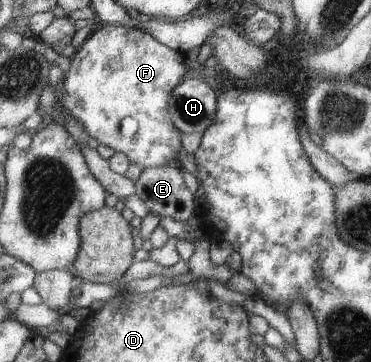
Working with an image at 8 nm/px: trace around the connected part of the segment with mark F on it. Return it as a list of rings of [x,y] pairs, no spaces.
[[[98,24],[71,59],[71,67],[57,91],[54,111],[44,116],[43,120],[62,120],[62,114],[69,112],[83,123],[89,137],[114,152],[124,153],[130,163],[141,169],[163,164],[179,166],[176,155],[182,149],[181,132],[171,121],[167,100],[171,89],[181,82],[185,73],[183,56],[139,28],[129,28],[123,24]]]

